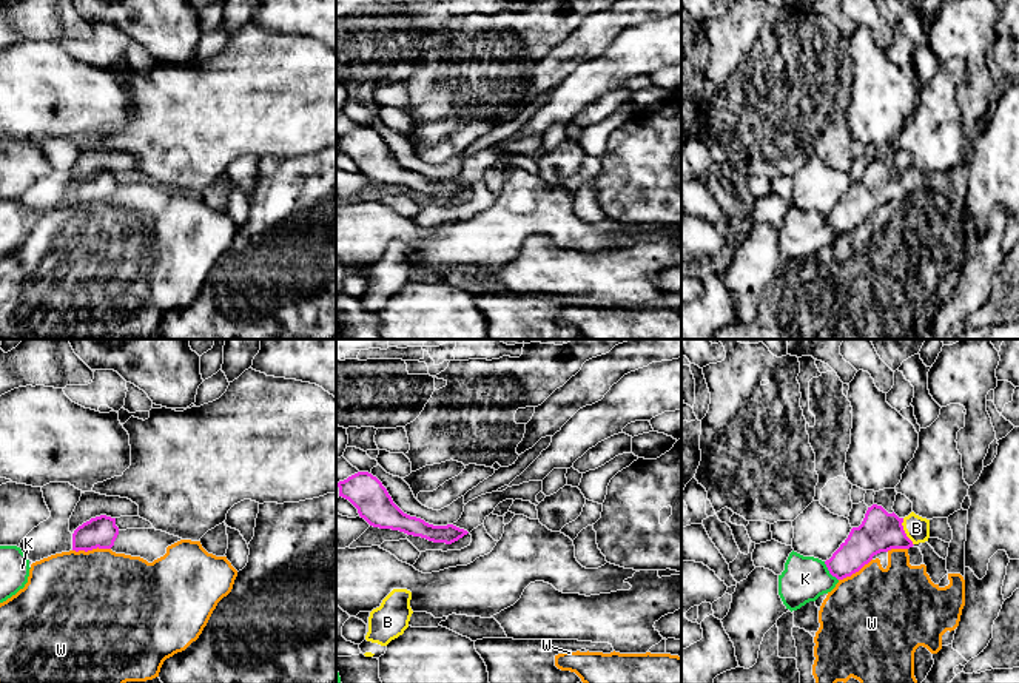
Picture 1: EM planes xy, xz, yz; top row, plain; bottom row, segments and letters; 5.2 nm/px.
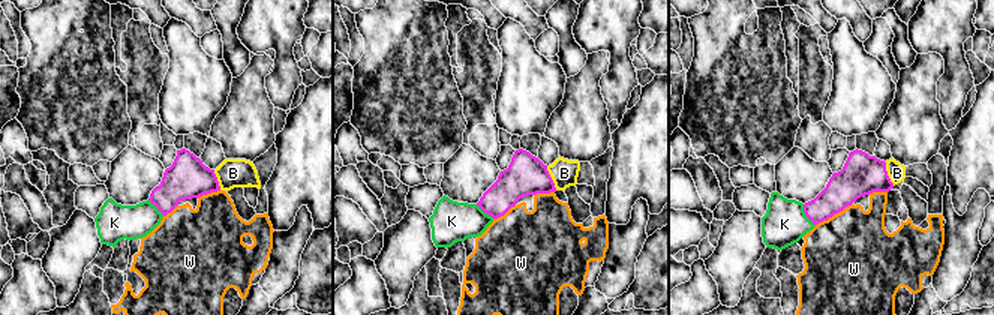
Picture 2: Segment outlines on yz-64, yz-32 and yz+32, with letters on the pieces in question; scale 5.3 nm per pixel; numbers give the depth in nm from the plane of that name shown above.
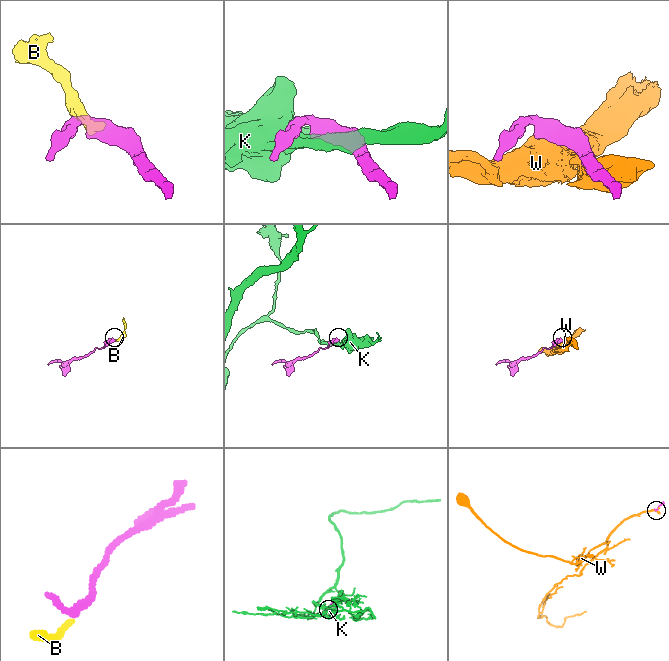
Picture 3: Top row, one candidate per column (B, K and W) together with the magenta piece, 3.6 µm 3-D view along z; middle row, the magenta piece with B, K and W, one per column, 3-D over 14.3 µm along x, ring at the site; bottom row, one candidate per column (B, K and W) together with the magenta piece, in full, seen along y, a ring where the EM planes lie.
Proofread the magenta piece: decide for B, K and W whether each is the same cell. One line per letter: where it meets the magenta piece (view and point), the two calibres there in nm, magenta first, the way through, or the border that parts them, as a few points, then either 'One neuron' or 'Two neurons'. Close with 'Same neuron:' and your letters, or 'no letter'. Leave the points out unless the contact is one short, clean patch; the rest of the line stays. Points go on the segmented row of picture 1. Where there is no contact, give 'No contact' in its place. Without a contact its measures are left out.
B: Touches magenta at yz (904, 532). Thickness 200 nm (magenta) against 130 nm. Path across: yz (879, 532), (904, 532), (916, 528). One neuron
K: Touches magenta at yz (828, 569). Thickness 170 nm (magenta) against 240 nm. Two neurons
W: Touches magenta at xy (91, 549). Thickness 160 nm (magenta) against 480 nm. Two neurons
Same neuron: B

